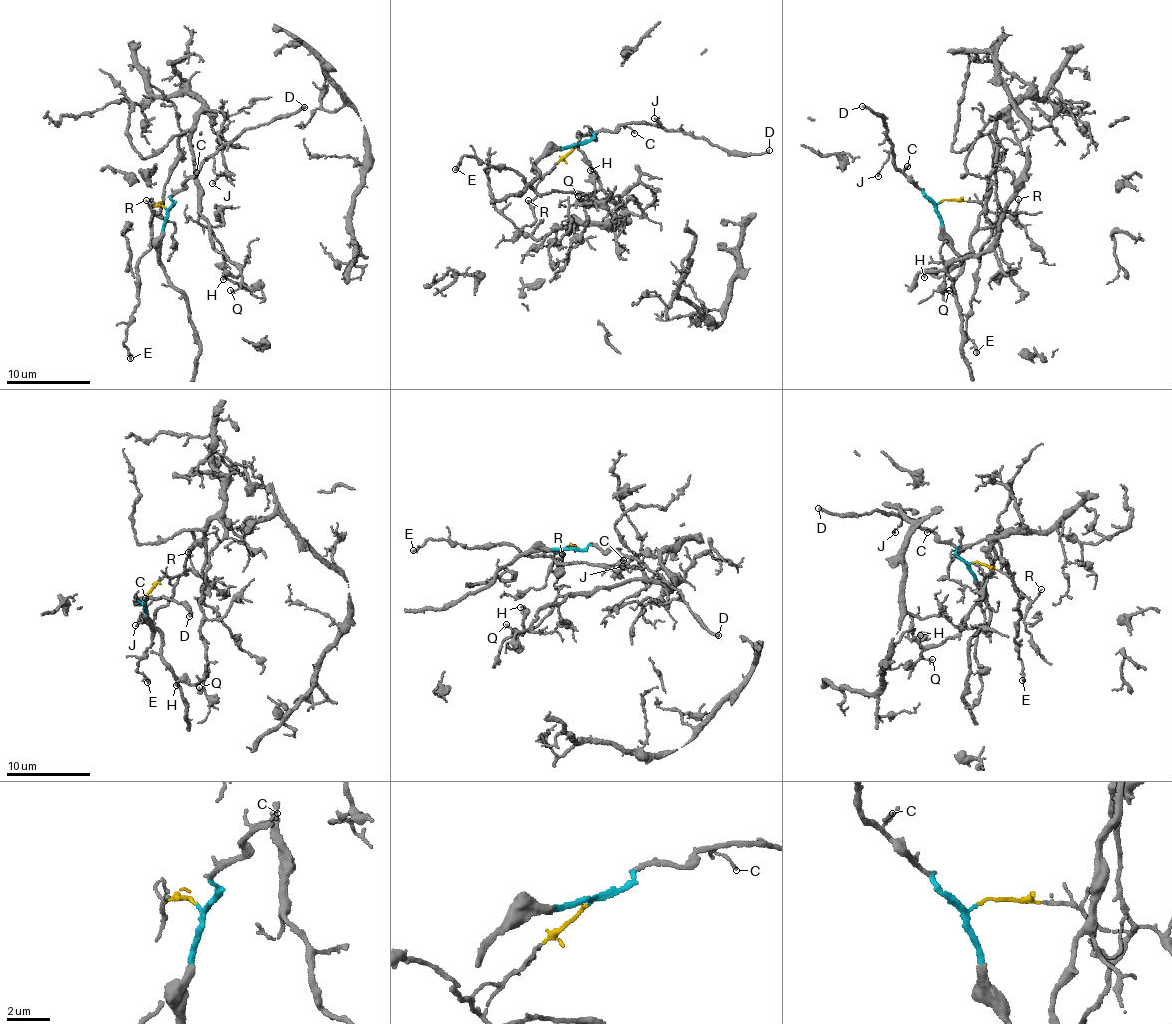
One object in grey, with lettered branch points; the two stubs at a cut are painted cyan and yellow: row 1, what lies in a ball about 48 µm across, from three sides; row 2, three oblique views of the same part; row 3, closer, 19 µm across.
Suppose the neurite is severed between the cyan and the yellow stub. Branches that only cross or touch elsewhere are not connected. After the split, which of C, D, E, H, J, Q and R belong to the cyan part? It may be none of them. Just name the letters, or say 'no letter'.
C, D, J

